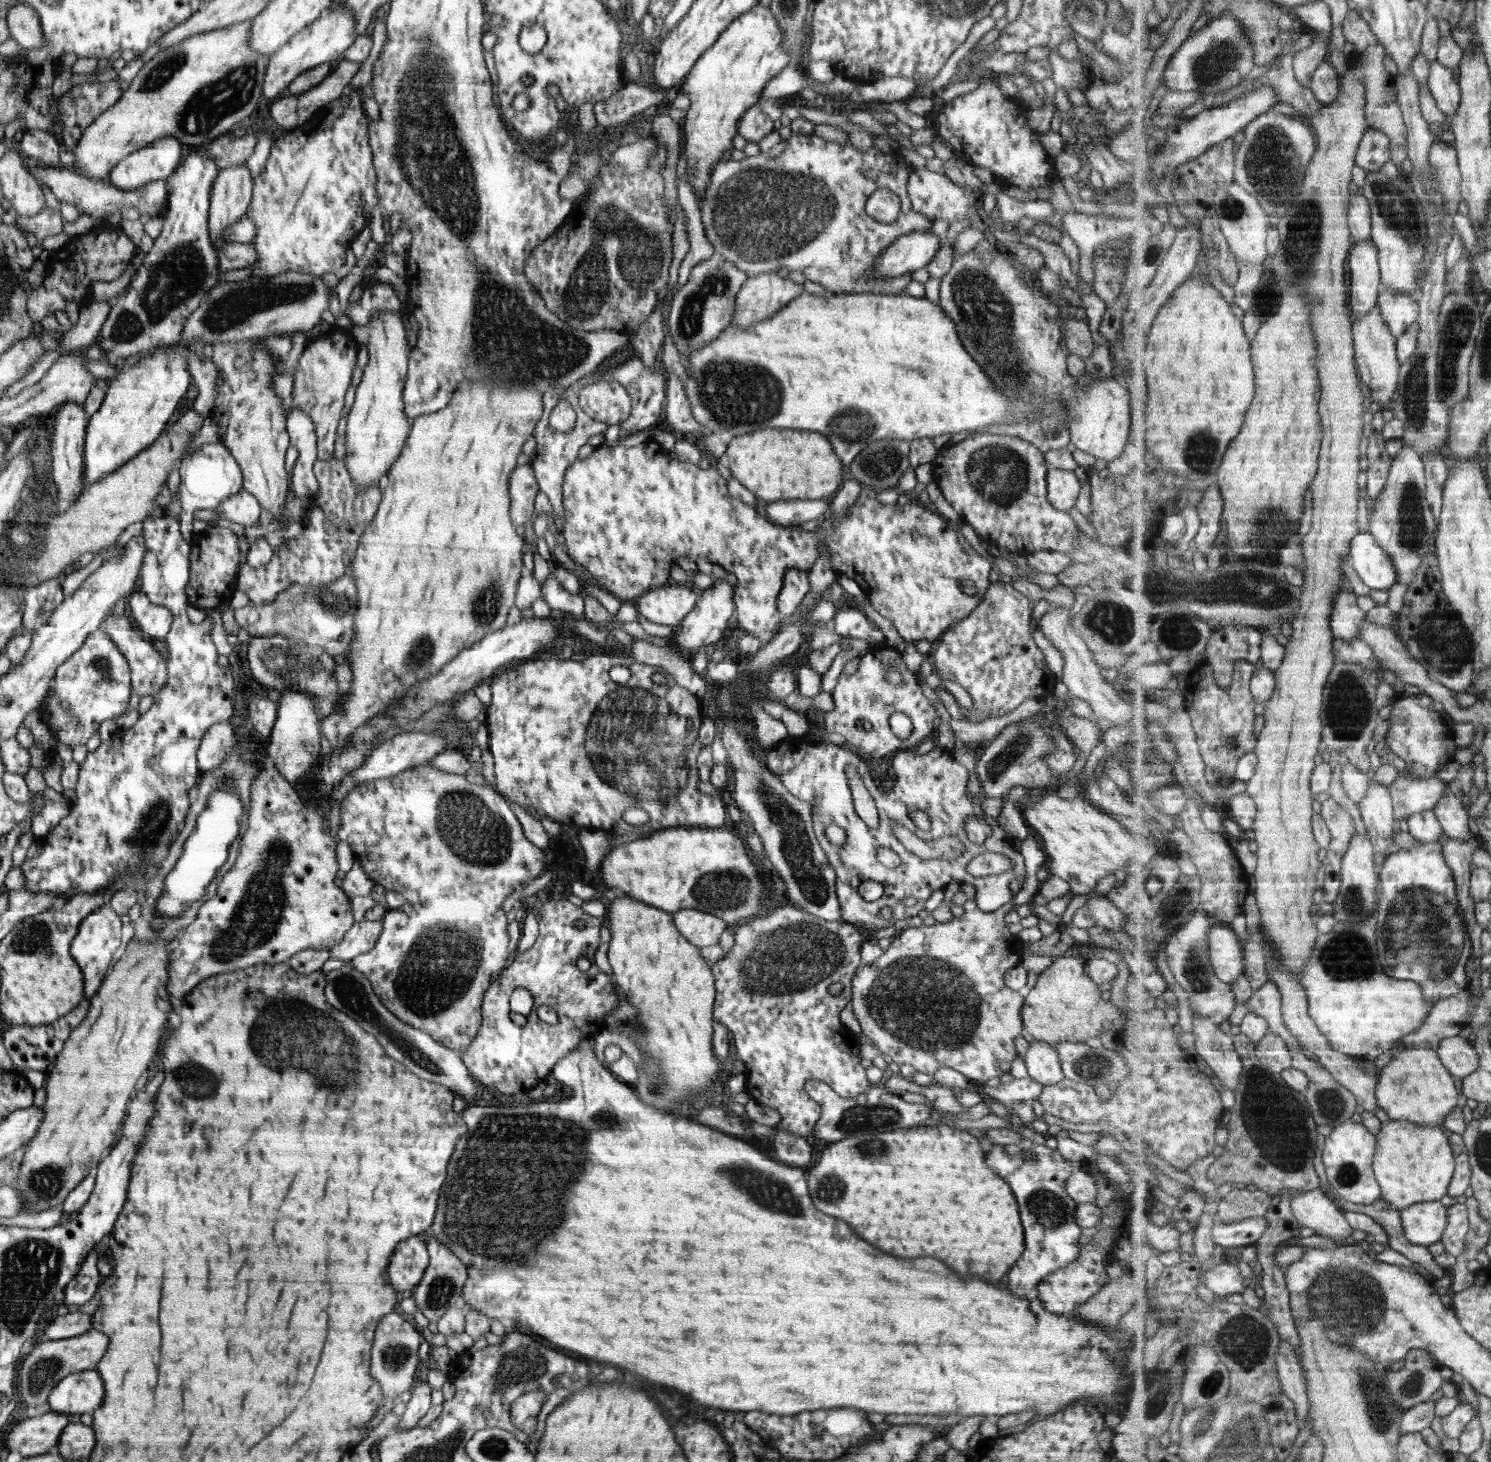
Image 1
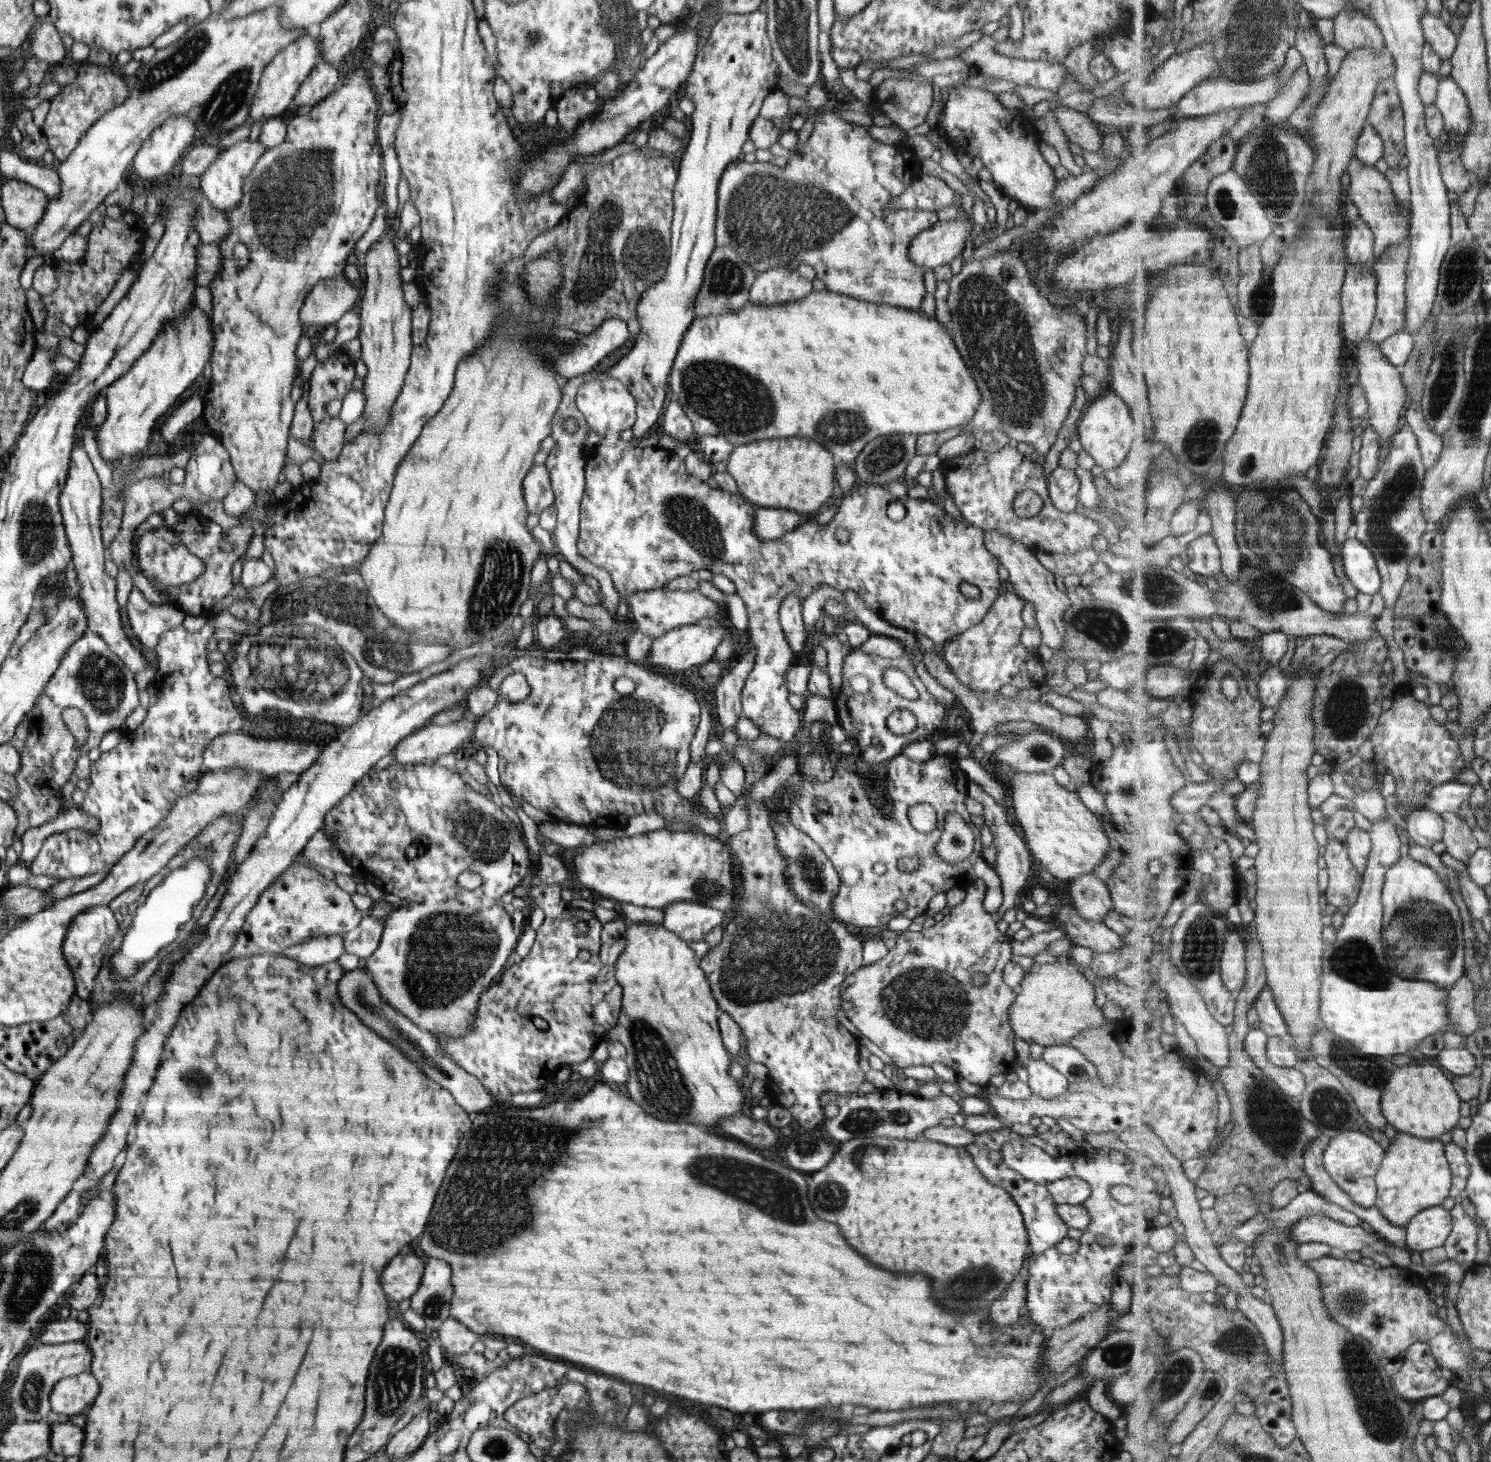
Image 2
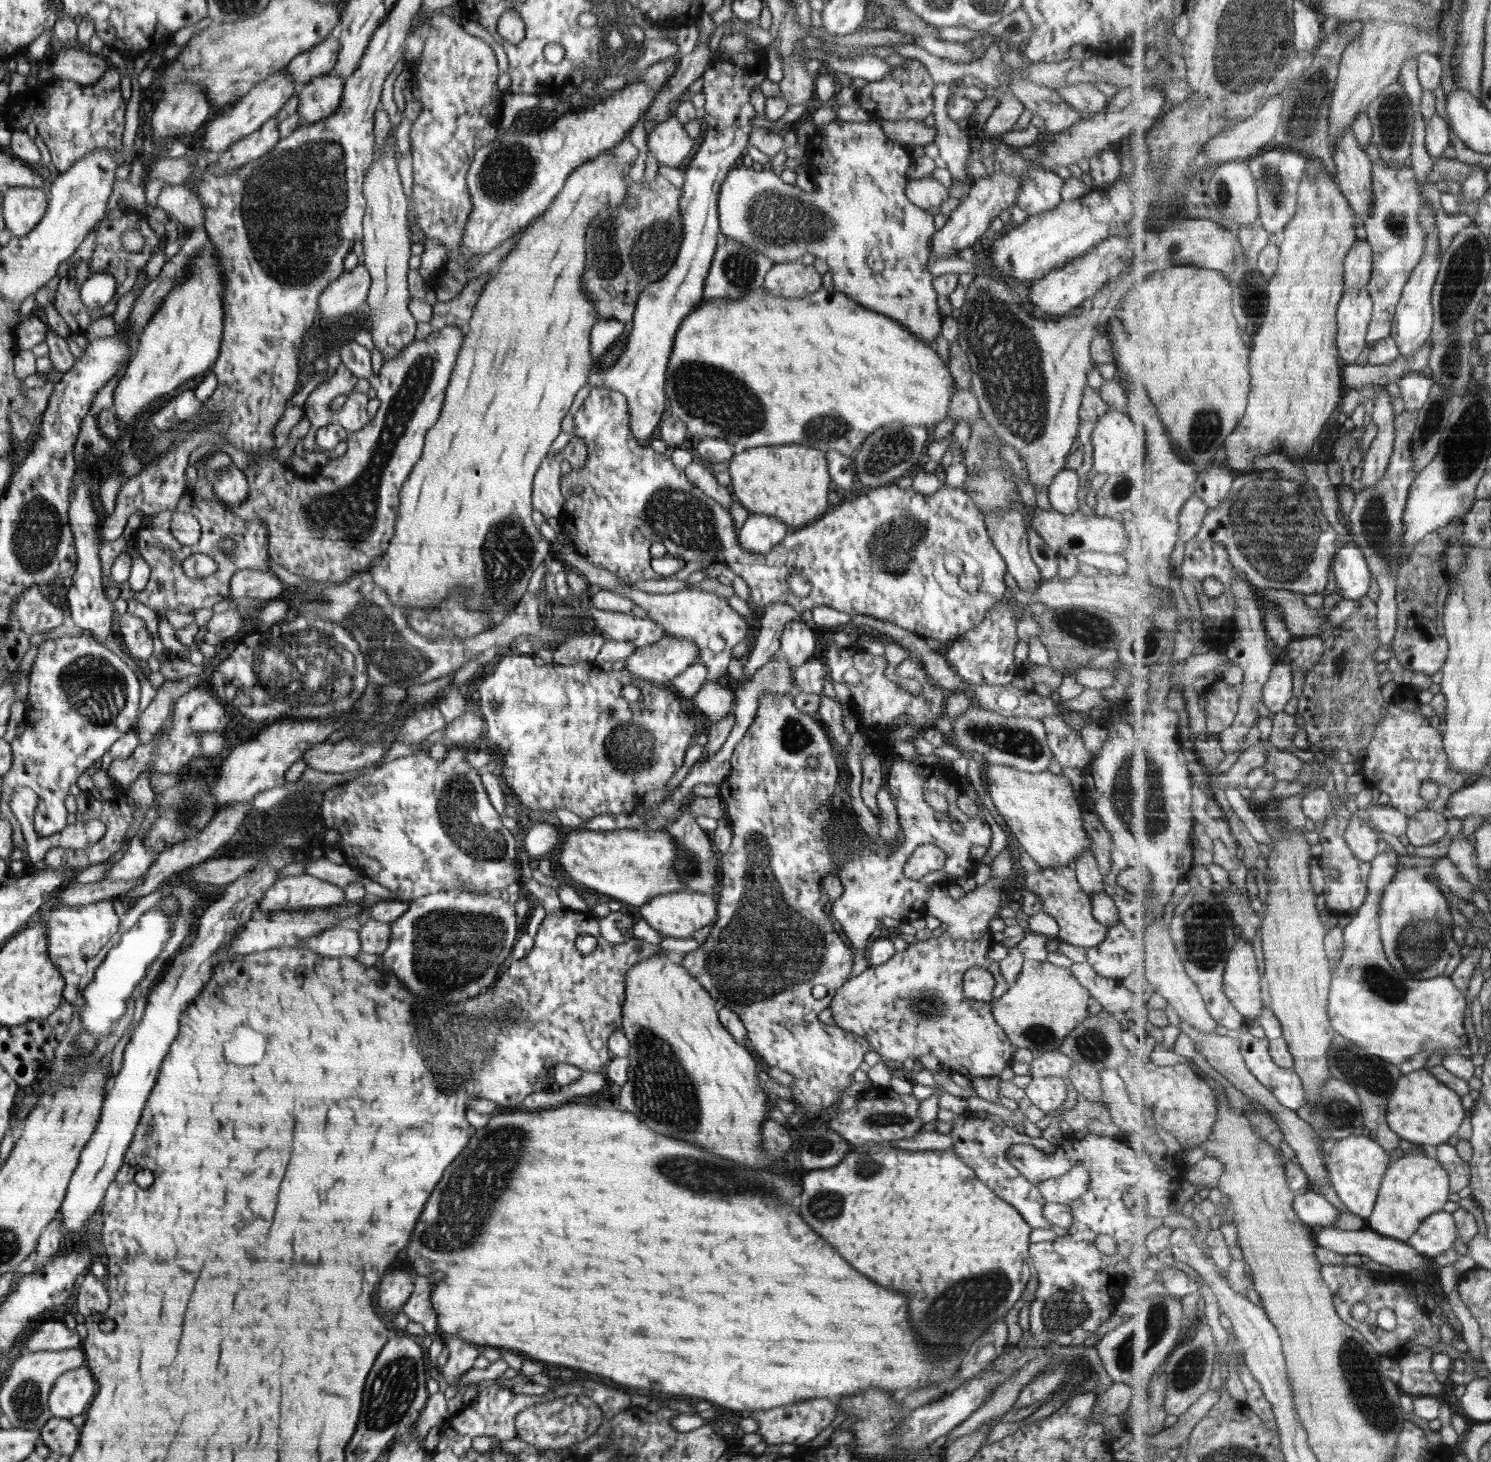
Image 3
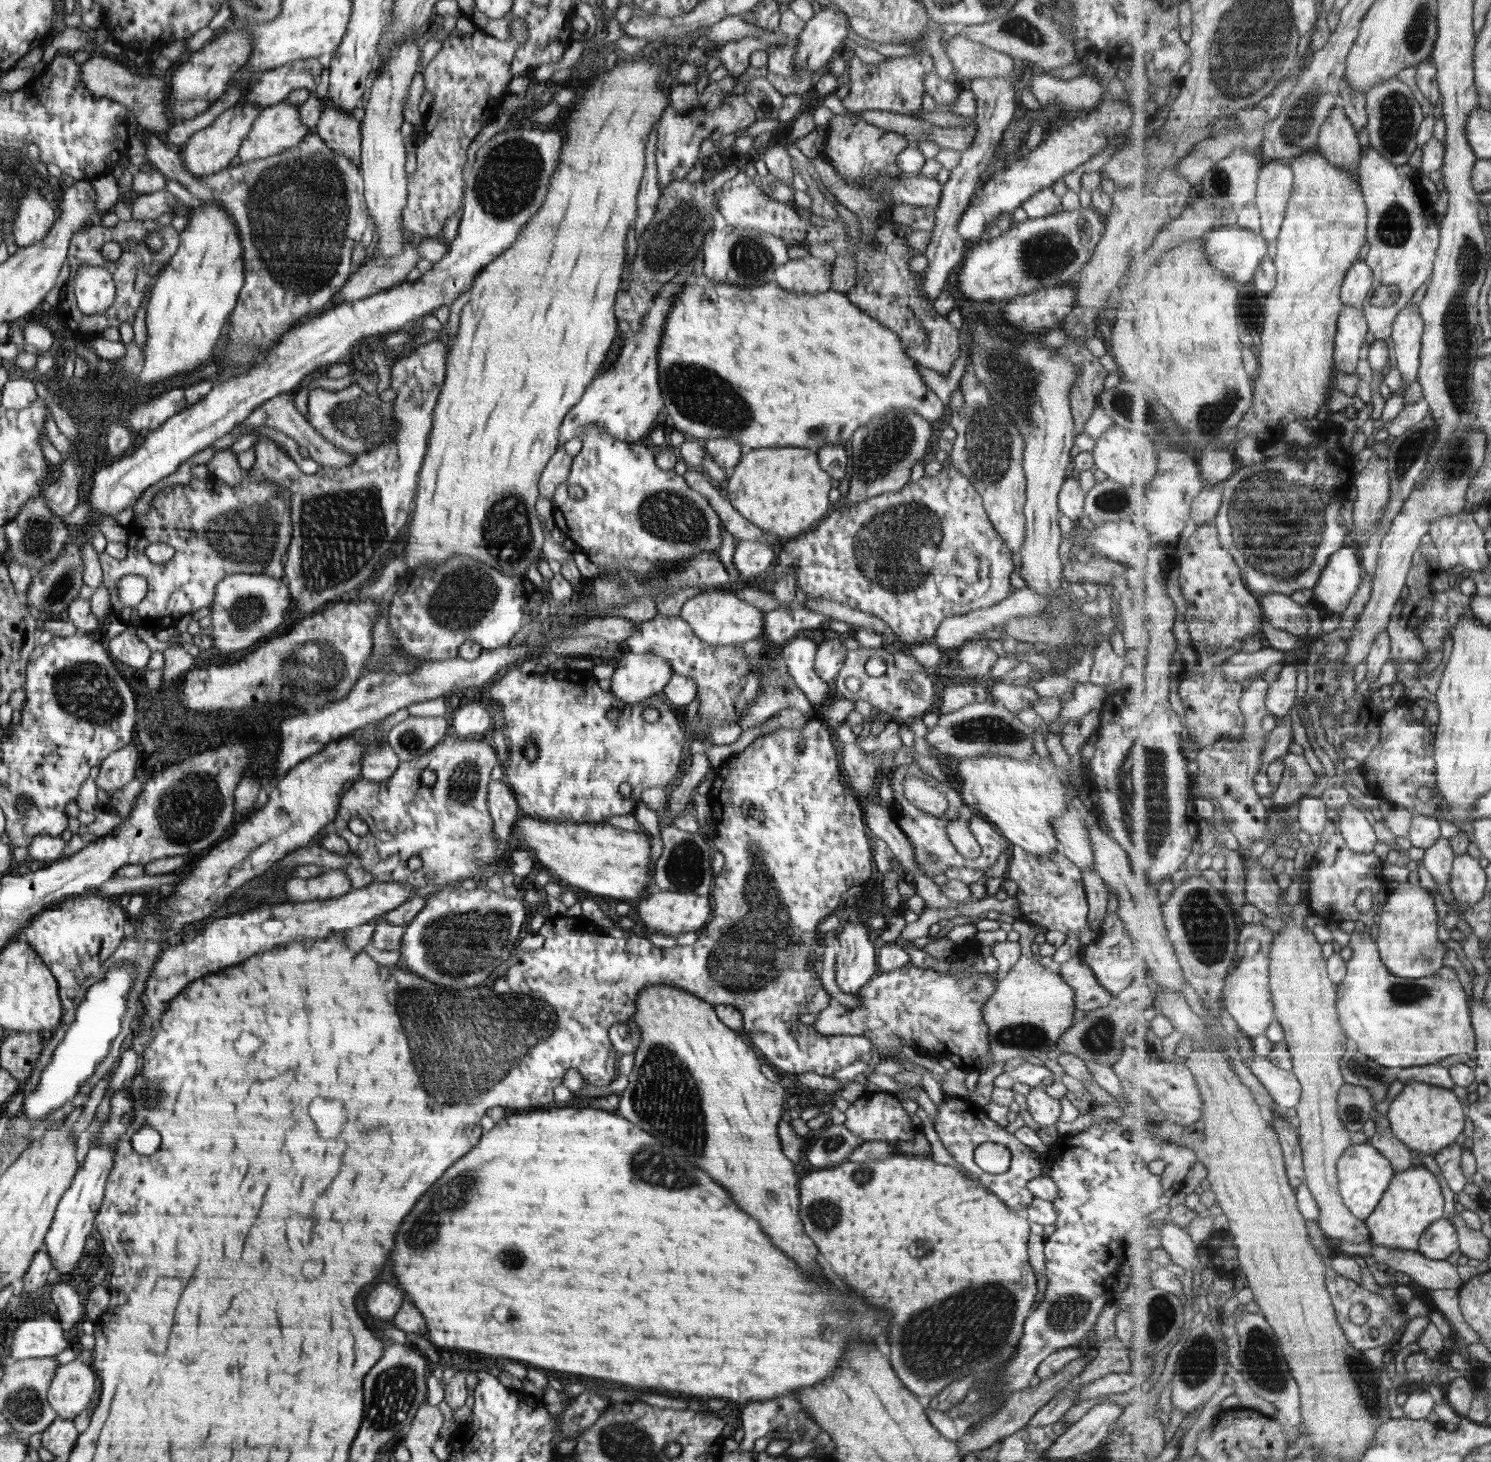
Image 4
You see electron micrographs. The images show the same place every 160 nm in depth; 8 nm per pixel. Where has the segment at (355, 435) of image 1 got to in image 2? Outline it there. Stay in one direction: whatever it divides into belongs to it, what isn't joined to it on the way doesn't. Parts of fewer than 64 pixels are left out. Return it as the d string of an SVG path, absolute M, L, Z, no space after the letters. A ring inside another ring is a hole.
M397 217L386 218L386 230L381 237L366 252L365 274L362 283L359 317L360 330L358 340L361 342L361 359L366 364L367 374L363 378L364 388L361 390L366 397L366 405L362 412L364 419L363 432L368 428L384 428L390 419L390 409L394 407L397 396L403 387L411 363L412 325L410 313L412 309L404 301L398 253L393 231Z

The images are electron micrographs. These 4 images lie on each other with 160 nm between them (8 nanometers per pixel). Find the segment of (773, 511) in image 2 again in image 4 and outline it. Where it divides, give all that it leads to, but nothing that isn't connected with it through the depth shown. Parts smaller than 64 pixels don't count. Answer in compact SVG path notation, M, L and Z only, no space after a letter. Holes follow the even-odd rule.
M740 541L734 552L734 564L740 571L740 583L746 585L748 580L762 576L774 562L774 550L764 542Z

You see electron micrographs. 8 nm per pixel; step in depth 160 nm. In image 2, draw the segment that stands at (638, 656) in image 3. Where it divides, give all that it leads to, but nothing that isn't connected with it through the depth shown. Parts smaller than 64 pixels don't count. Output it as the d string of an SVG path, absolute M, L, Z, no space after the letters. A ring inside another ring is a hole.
M704 617L695 623L682 625L653 639L652 648L644 662L647 666L674 670L674 672L694 671L699 665L713 660L716 646L722 642L725 628L716 620Z

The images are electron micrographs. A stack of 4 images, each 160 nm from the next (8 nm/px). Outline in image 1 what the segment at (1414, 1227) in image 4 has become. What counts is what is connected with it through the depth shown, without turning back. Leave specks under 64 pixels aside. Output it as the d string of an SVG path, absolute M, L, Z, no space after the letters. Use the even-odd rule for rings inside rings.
M1390 1118L1377 1135L1380 1144L1375 1171L1384 1189L1384 1202L1393 1202L1404 1210L1419 1202L1442 1200L1446 1194L1450 1195L1459 1161L1451 1137L1442 1125Z

